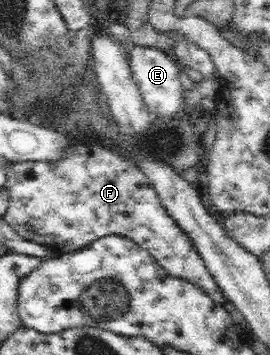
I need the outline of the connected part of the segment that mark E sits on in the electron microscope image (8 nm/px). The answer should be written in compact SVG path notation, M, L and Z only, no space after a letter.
M134 45L128 51L129 64L133 80L137 83L144 103L153 115L160 117L185 117L183 86L180 82L180 65L167 51Z

